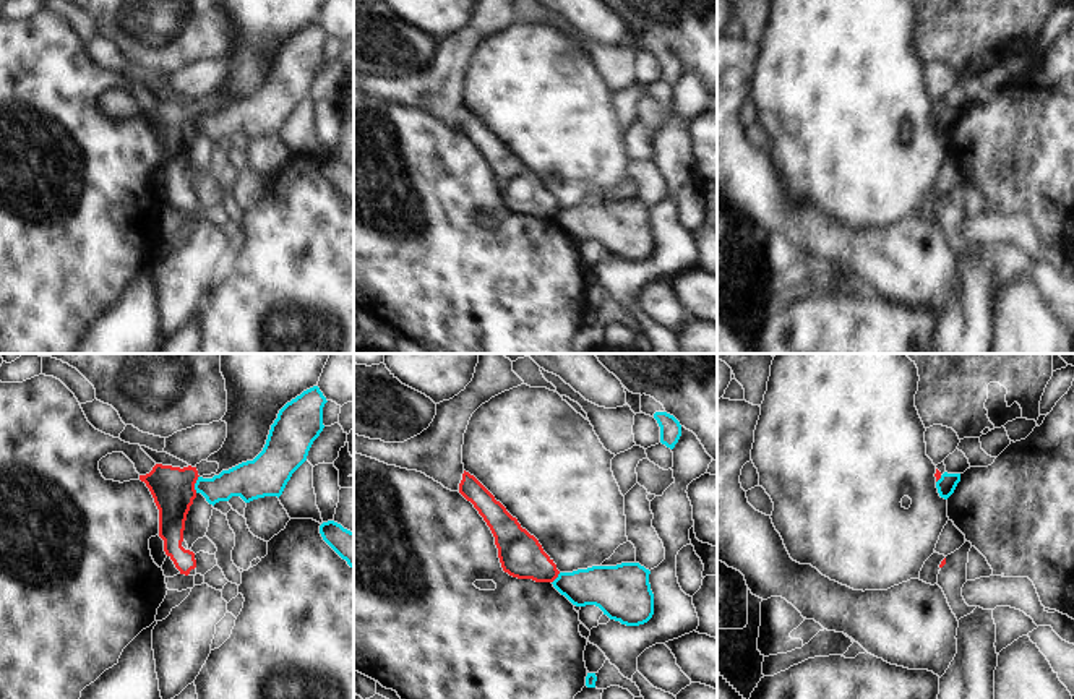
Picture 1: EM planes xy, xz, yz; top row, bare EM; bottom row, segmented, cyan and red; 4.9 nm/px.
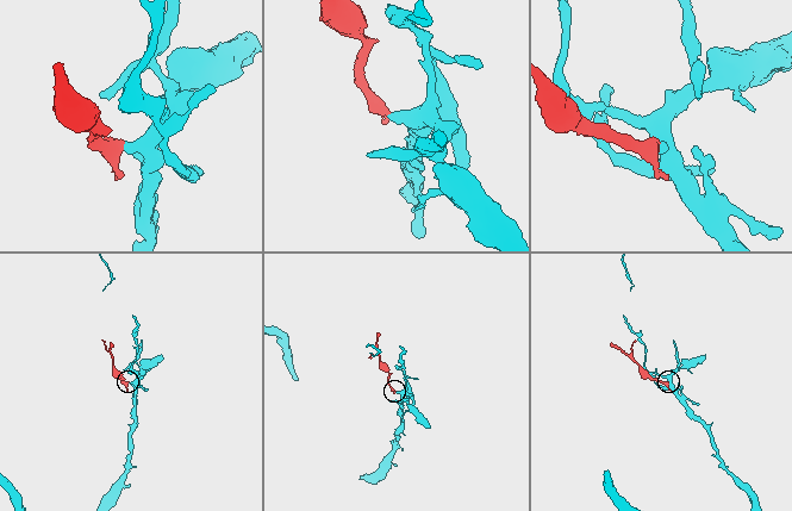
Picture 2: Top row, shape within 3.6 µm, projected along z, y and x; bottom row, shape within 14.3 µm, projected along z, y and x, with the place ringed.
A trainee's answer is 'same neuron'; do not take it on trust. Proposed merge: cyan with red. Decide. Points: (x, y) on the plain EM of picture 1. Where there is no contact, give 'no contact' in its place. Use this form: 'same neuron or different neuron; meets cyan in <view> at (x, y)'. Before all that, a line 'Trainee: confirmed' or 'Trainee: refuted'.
Trainee: refuted
different neuron; meets cyan in xy at (195, 120)

